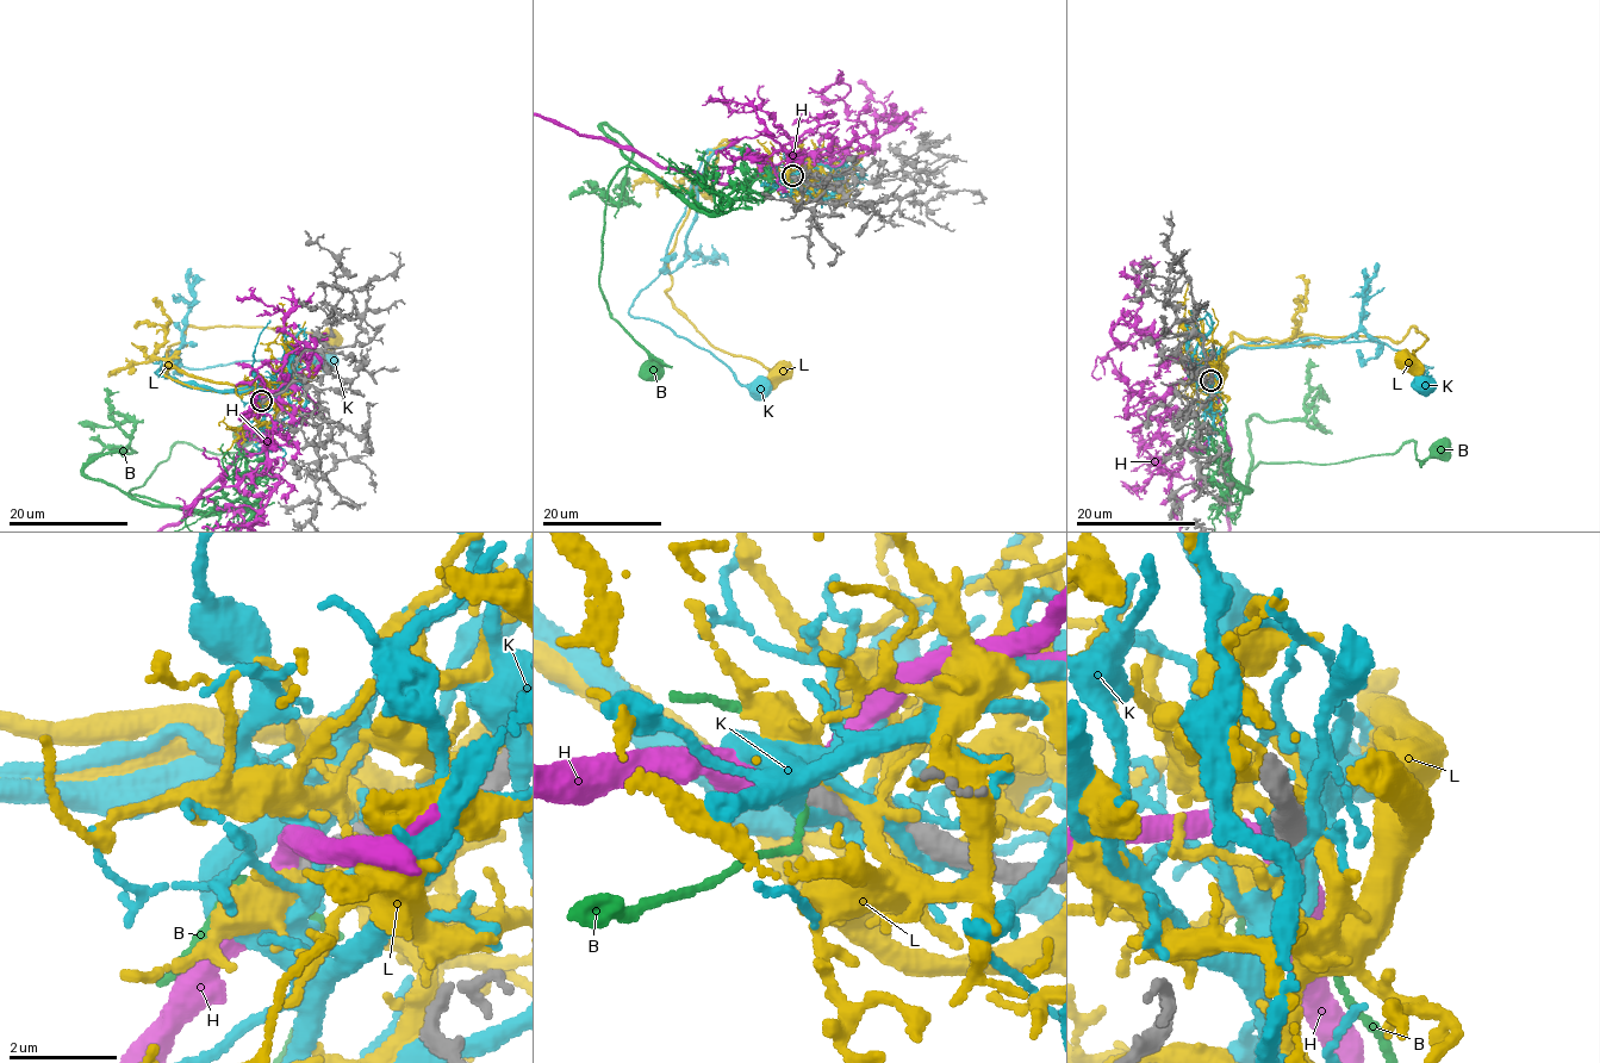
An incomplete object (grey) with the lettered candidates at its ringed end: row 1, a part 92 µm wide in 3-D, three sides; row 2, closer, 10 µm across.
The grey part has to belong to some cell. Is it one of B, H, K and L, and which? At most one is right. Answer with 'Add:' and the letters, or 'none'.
Add: H

